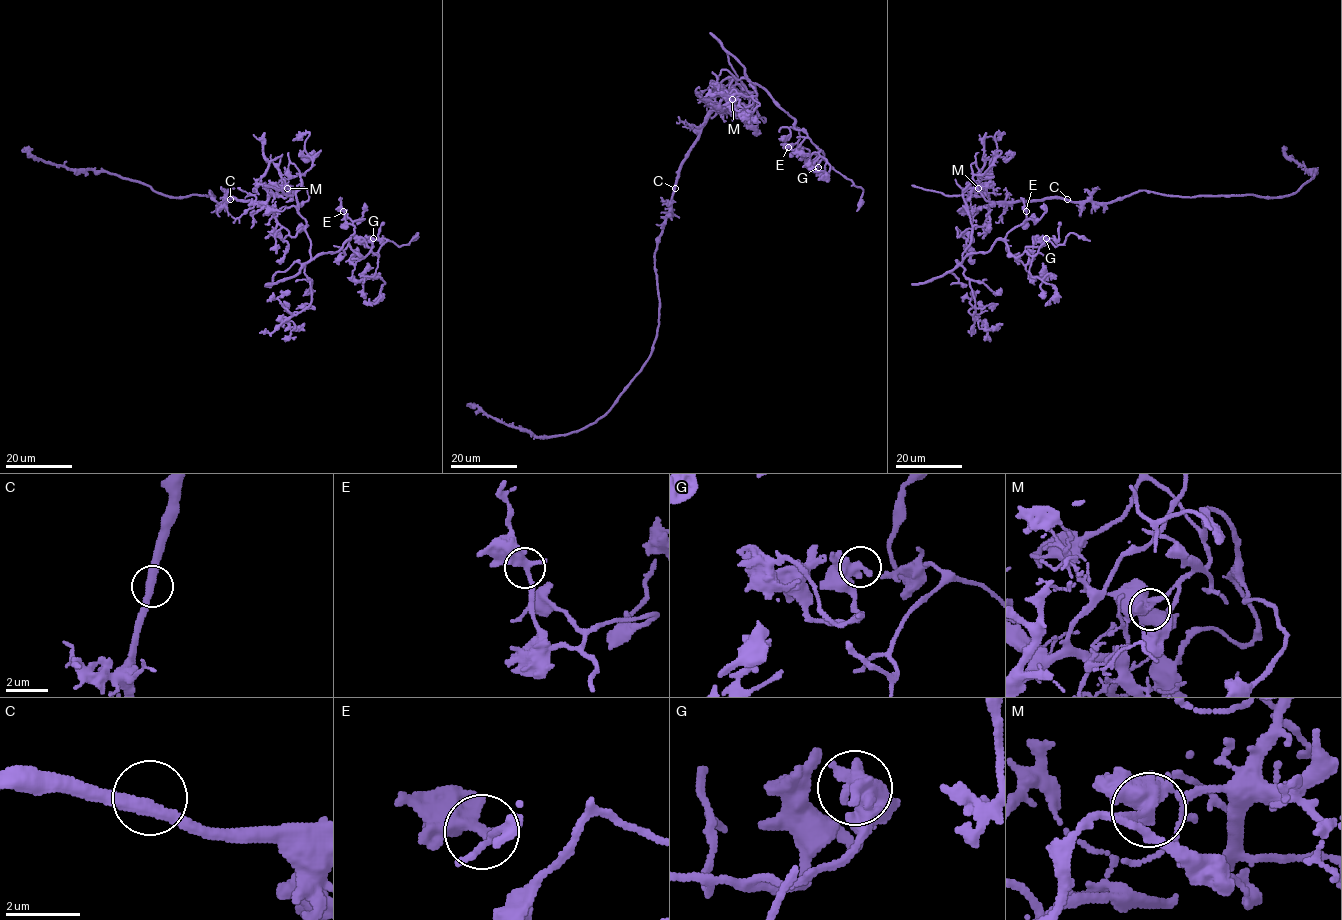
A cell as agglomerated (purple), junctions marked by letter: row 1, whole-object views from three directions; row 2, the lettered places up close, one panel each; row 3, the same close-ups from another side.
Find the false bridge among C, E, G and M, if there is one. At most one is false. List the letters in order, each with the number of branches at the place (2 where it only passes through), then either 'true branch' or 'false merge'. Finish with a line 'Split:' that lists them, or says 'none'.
C: 2 | true branch
E: 2 | true branch
G: 2 | true branch
M: 2 | false merge
Split: M

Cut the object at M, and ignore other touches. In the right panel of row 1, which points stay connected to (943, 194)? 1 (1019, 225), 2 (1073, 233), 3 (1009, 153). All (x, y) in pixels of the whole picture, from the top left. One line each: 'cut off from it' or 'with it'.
1: cut off from it
2: cut off from it
3: cut off from it

